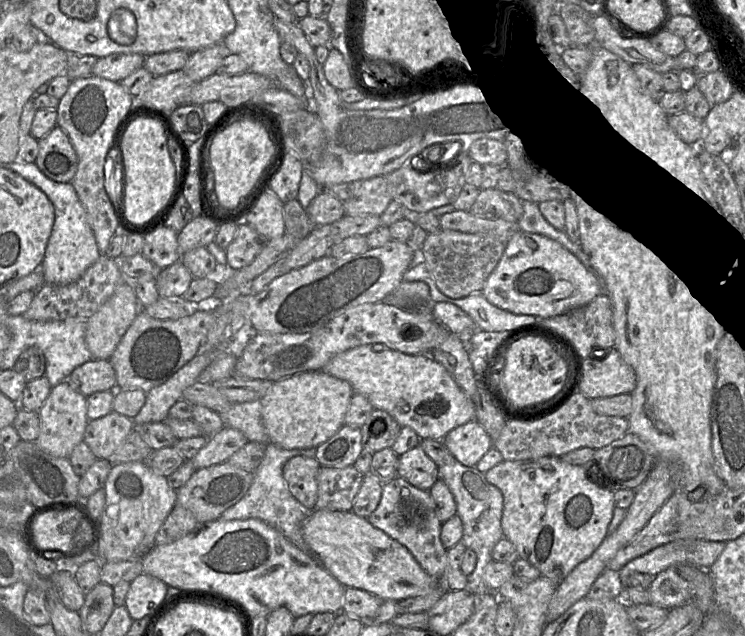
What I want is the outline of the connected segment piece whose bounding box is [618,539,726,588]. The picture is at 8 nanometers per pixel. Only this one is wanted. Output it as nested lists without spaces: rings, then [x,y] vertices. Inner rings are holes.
[[[674,539],[627,562],[618,571],[621,582],[625,588],[628,577],[634,572],[655,576],[676,563],[691,563],[709,571],[725,545],[724,541]]]

